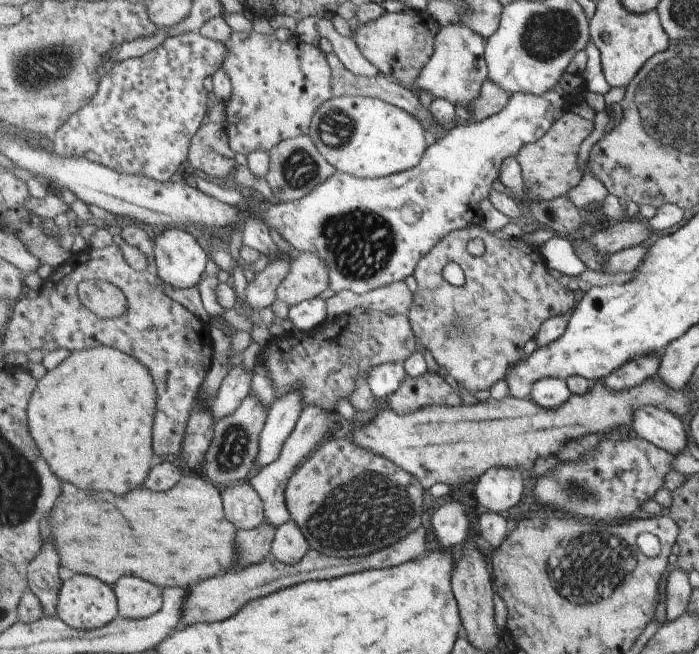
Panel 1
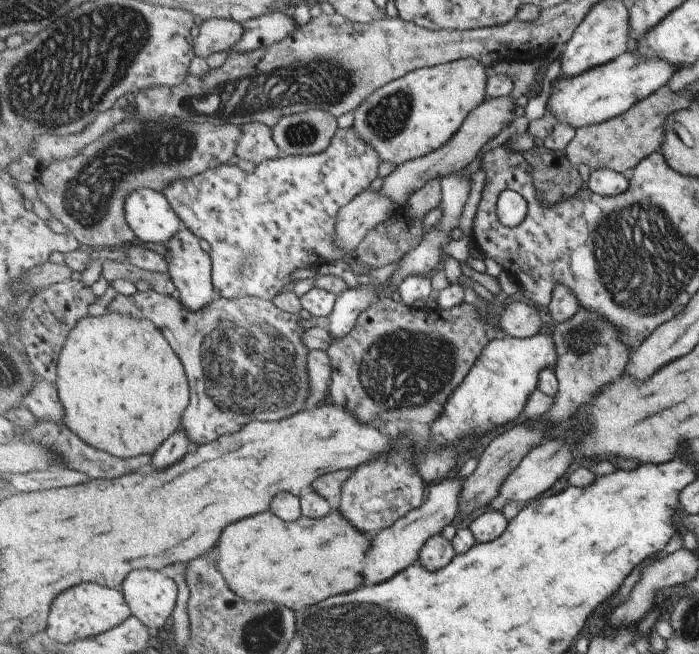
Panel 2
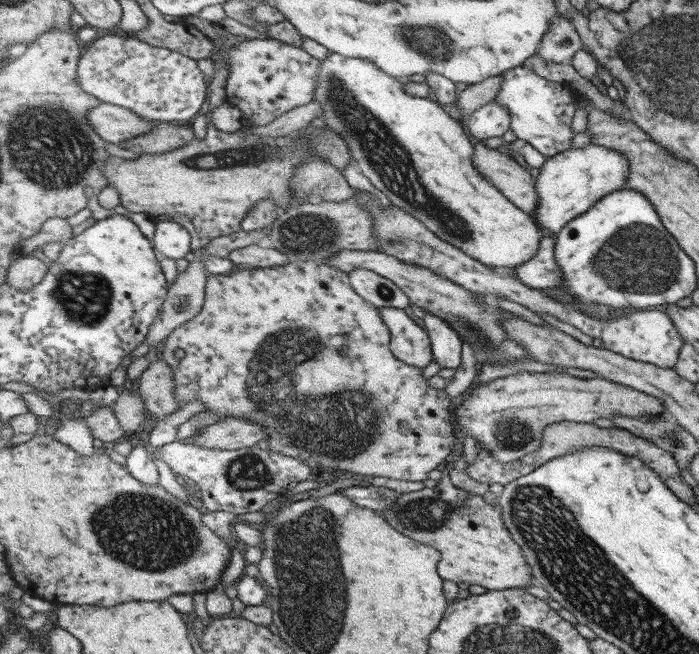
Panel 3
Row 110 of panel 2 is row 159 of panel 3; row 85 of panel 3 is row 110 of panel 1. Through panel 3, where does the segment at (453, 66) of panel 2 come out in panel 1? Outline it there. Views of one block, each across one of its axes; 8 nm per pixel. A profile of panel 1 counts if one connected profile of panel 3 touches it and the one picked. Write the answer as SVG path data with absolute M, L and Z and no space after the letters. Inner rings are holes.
M333 97L315 113L310 136L319 152L341 173L386 177L419 166L431 141L422 122L409 112L373 97Z

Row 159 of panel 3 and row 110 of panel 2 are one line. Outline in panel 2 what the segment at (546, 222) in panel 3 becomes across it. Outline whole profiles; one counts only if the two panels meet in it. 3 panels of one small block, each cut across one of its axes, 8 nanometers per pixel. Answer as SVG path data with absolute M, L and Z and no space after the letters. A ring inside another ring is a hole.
M633 50L623 56L588 70L586 73L563 78L559 76L552 81L551 98L547 102L548 121L553 125L571 124L573 128L603 124L607 120L625 114L636 102L651 96L662 86L669 84L679 66L663 58L645 58Z

